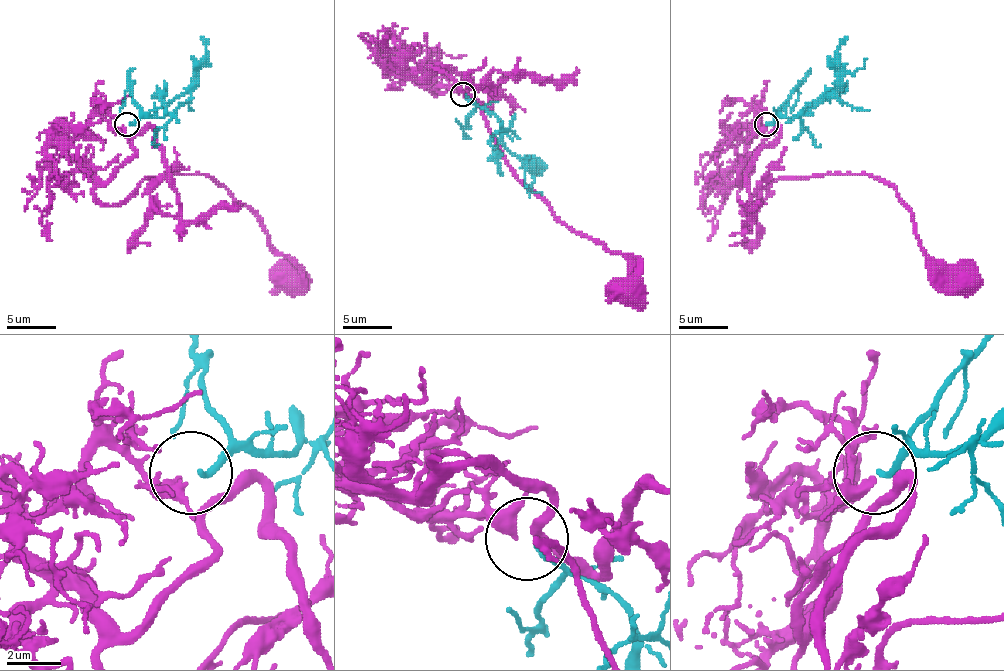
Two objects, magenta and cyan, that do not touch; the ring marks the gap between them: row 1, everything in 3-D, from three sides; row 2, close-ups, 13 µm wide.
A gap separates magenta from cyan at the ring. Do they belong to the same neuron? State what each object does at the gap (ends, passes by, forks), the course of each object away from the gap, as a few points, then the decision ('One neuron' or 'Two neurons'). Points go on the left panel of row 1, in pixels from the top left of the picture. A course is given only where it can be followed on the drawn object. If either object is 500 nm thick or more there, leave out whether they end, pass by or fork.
At the ring magenta ends. At the ring cyan ends. Course of magenta: (122, 125), (95, 115), (66, 149), (103, 203), (117, 206), (142, 179), (206, 174), (292, 260), (289, 279). Course of cyan: (130, 125), (142, 117), (162, 117), (167, 108), (189, 88), (193, 66), (206, 54), (201, 37). Two neurons

